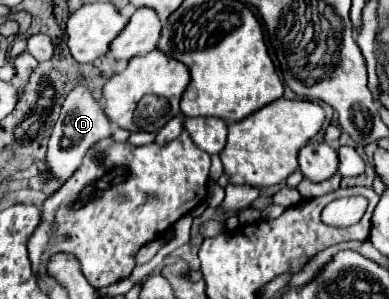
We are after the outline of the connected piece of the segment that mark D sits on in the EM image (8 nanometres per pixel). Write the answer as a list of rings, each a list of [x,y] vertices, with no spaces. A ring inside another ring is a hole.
[[[83,85],[75,87],[63,103],[59,121],[53,127],[53,135],[49,139],[49,149],[47,149],[47,175],[67,181],[69,175],[73,175],[73,171],[81,165],[87,149],[91,145],[95,145],[97,141],[109,137],[113,133],[111,123],[103,111],[103,107],[99,105],[99,101],[91,95],[91,91]]]

